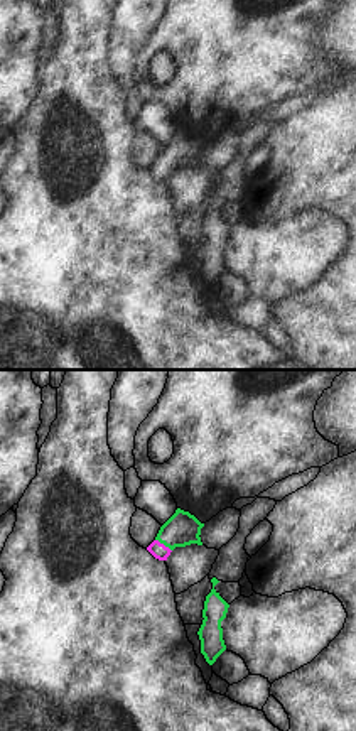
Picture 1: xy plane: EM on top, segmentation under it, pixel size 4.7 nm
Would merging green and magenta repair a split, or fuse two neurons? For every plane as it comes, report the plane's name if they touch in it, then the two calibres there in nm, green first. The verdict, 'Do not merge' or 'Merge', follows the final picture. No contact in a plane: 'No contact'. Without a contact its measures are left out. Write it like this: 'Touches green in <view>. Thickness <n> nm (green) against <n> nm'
Touches green in xy. Thickness 160 nm (green) against 80 nm

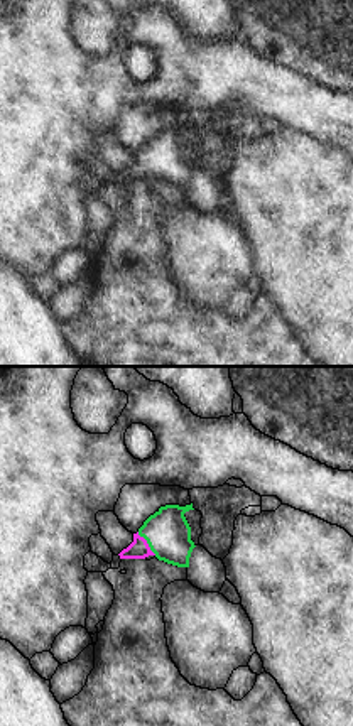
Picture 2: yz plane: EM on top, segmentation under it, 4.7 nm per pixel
Touches green in yz. Thickness 220 nm (green) against 100 nm

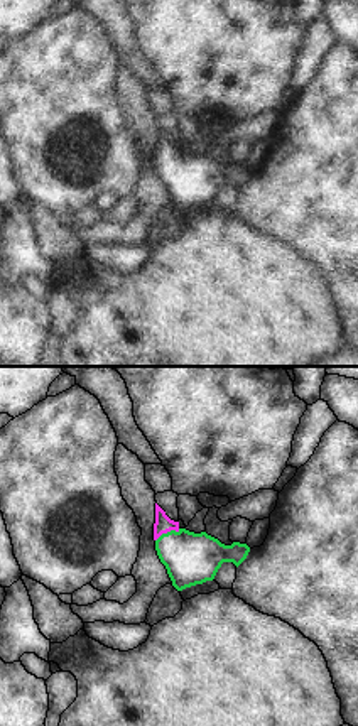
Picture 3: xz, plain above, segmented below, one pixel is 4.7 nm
Touches green in xz. Thickness 240 nm (green) against 80 nm

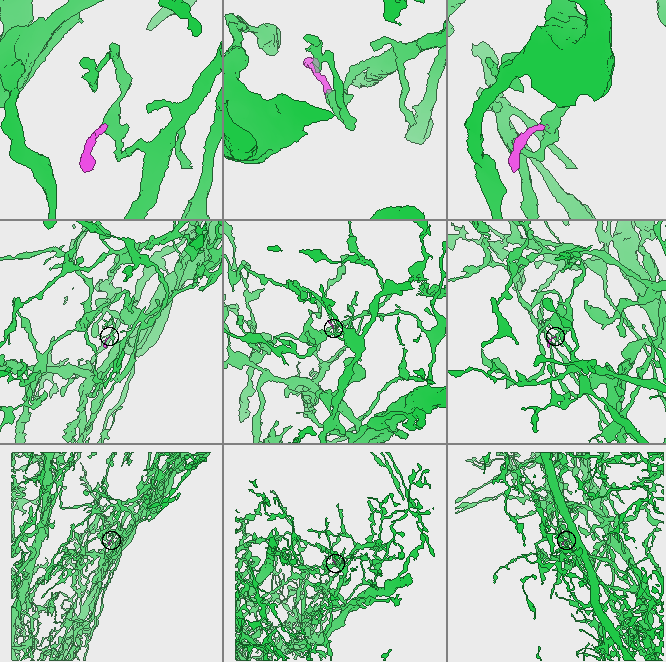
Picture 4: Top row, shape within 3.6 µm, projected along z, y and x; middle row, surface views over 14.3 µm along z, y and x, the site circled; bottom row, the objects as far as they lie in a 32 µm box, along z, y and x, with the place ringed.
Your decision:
Merge

